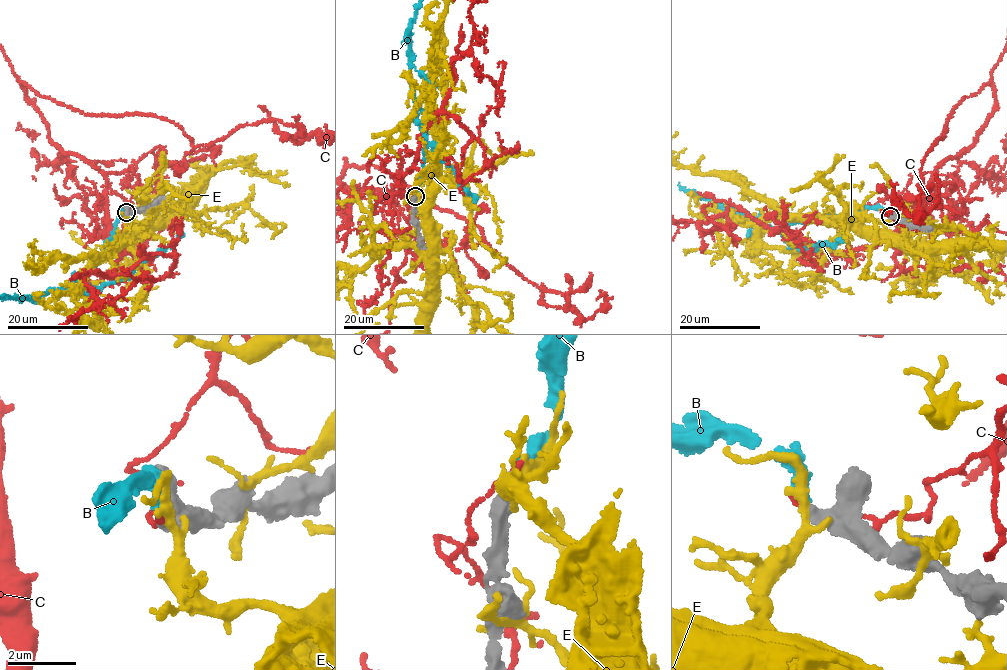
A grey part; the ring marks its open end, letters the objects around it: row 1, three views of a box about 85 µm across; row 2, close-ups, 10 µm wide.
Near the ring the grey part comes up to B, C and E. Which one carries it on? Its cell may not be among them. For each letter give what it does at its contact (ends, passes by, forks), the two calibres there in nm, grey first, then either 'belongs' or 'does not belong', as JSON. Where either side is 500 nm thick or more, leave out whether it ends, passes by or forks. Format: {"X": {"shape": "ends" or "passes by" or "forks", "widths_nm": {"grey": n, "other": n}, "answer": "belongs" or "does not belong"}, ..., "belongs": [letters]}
{"B": {"shape": "ends", "widths_nm": {"grey": 340, "other": 260}, "answer": "belongs"}, "C": {"shape": "ends", "widths_nm": {"grey": 400, "other": 160}, "answer": "does not belong"}, "E": {"shape": "passes by", "widths_nm": {"grey": 440, "other": 300}, "answer": "does not belong"}, "belongs": ["B"]}

